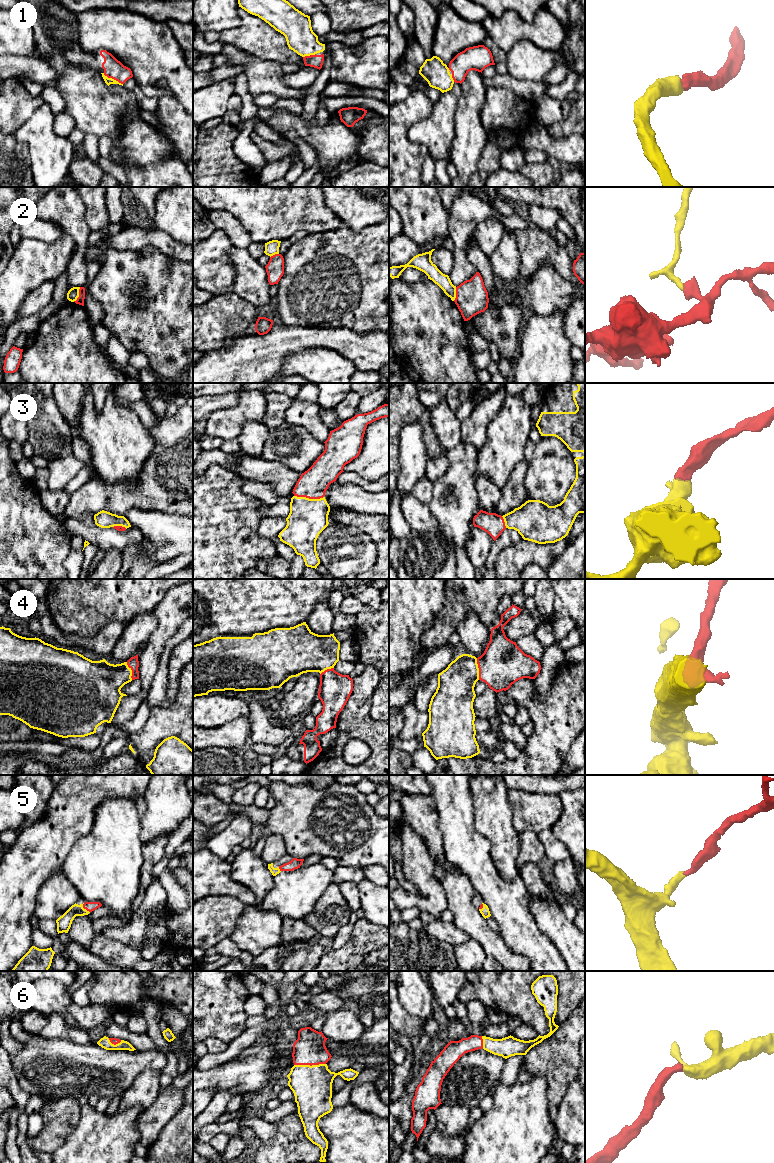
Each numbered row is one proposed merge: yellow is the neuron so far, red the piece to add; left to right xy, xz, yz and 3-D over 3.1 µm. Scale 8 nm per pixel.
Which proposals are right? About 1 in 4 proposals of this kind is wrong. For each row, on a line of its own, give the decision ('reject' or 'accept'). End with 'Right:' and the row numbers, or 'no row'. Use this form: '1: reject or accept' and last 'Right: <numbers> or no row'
1: accept
2: reject
3: accept
4: accept
5: accept
6: accept
Right: 1, 3, 4, 5, 6

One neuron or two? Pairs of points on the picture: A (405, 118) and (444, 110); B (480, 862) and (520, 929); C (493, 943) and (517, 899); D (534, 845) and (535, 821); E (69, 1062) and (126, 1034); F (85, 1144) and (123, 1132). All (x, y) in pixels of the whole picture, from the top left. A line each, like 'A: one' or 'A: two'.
A: two
B: one
C: two
D: two
E: two
F: one

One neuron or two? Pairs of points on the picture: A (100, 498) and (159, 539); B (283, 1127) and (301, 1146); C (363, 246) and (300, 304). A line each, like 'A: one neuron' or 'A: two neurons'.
A: two neurons
B: one neuron
C: one neuron

